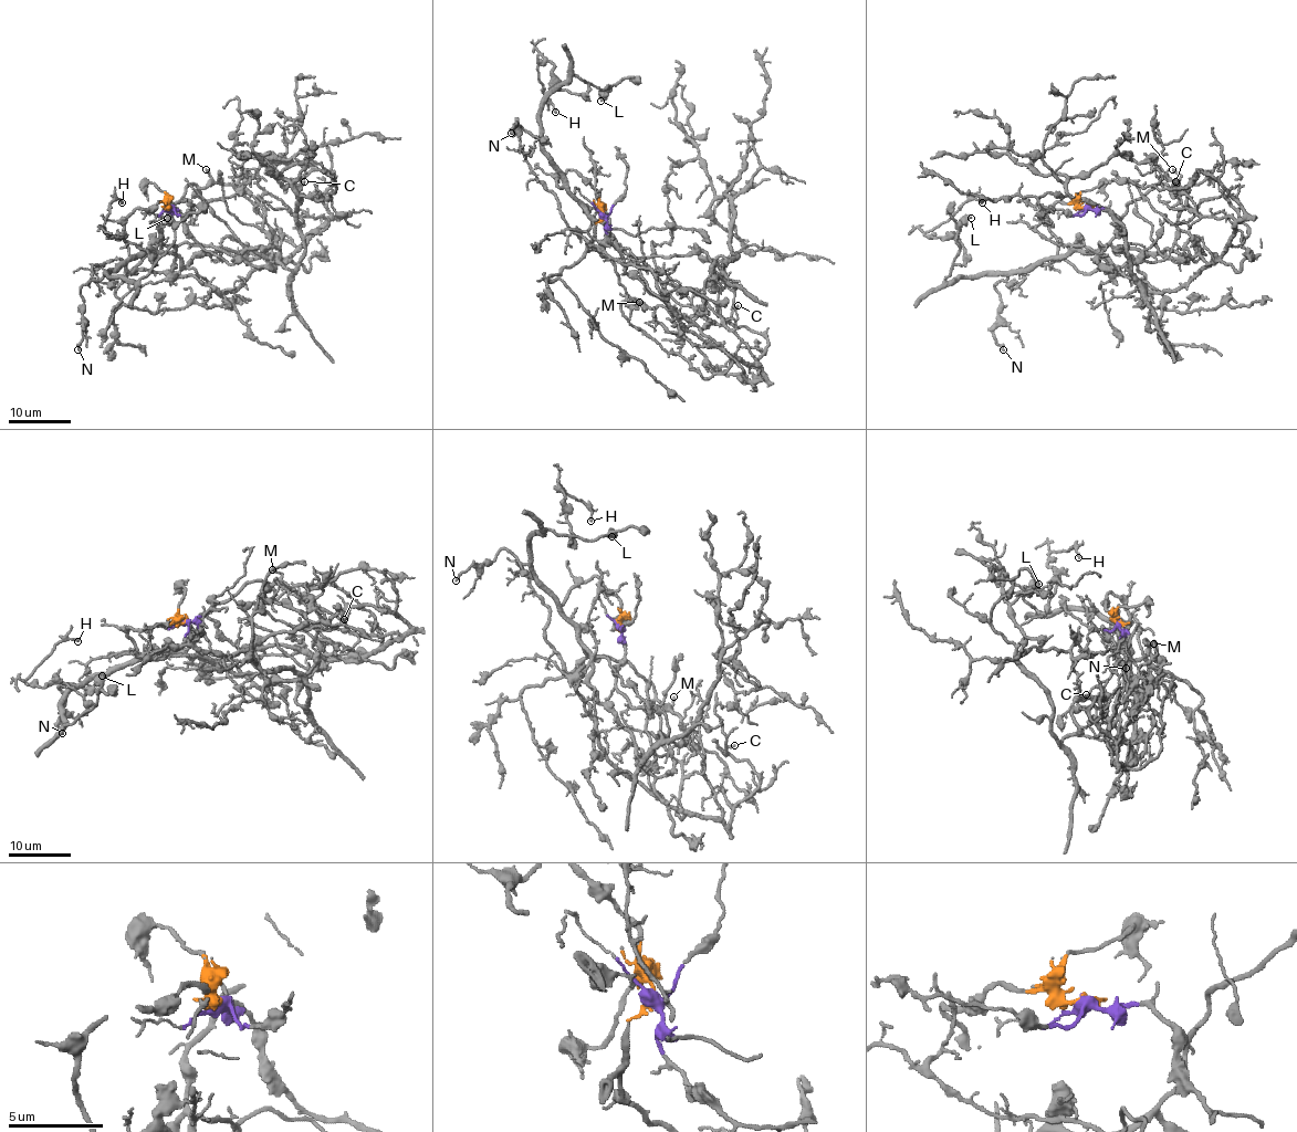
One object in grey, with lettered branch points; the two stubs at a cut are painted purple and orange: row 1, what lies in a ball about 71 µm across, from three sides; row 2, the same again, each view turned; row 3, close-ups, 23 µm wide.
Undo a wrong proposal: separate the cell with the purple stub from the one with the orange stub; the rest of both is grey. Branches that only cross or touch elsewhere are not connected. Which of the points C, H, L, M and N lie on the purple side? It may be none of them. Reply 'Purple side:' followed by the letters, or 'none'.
Purple side: C

